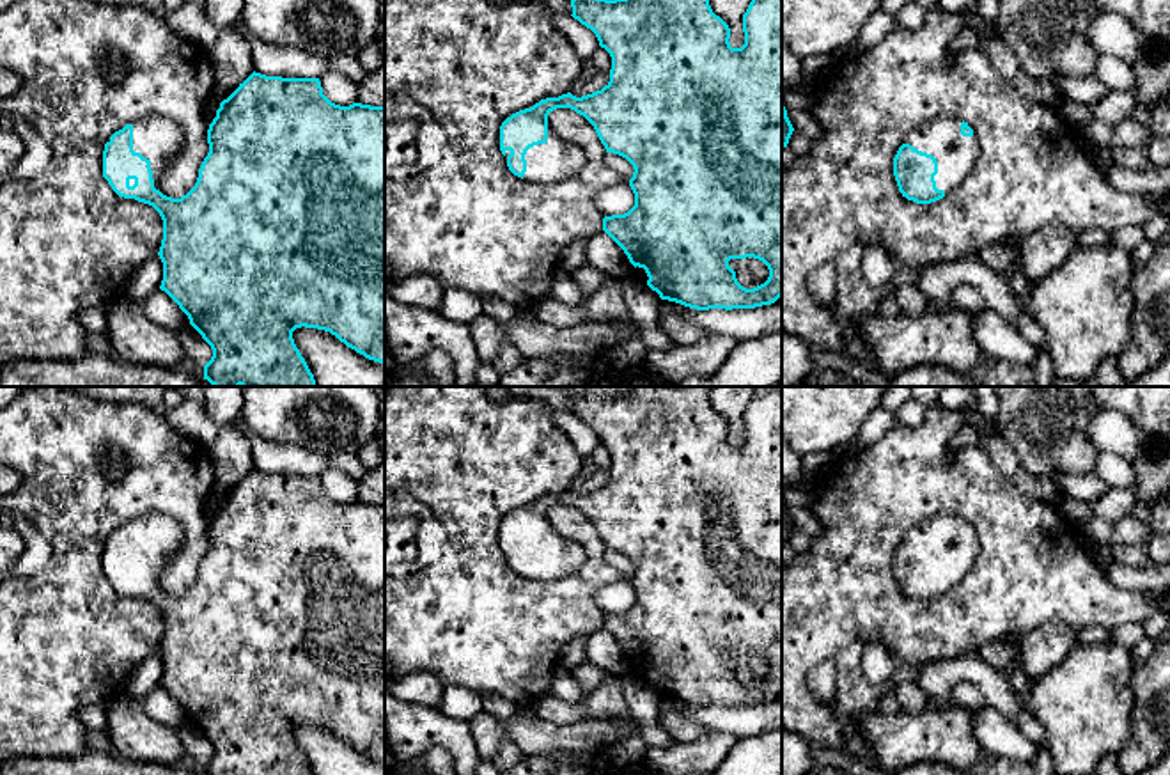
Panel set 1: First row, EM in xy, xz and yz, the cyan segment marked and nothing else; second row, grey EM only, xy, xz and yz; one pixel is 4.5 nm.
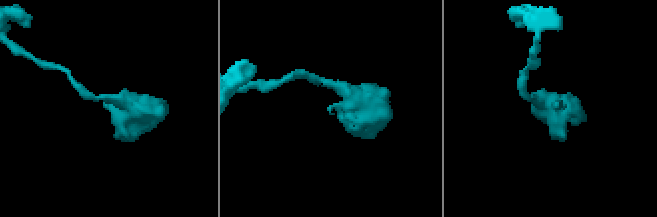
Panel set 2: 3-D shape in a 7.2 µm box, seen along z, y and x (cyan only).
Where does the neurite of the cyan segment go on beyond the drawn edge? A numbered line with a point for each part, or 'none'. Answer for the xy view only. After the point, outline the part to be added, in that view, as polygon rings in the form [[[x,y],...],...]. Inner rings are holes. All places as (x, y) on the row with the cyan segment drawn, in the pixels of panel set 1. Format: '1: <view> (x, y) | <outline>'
1: xy (158, 139) | [[[144,117],[133,122],[133,151],[151,161],[154,188],[160,188],[168,161],[183,149],[184,129],[170,117]]]

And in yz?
1: yz (956, 155) | [[[934,117],[916,126],[904,140],[938,161],[936,188],[948,195],[973,170],[979,156],[975,137],[961,135],[961,119]]]

